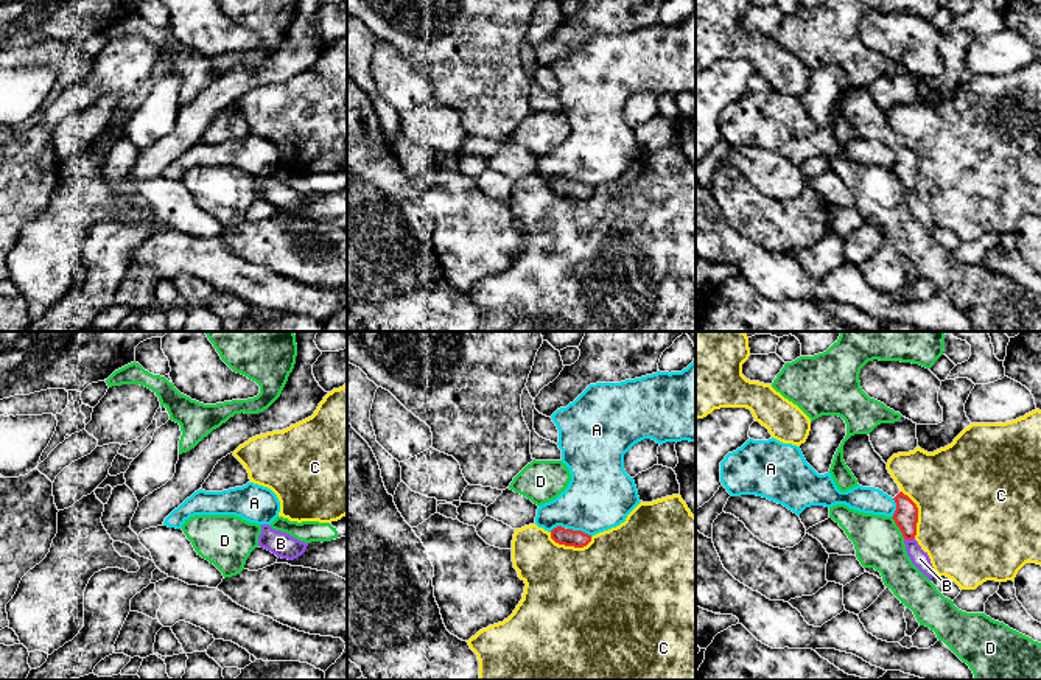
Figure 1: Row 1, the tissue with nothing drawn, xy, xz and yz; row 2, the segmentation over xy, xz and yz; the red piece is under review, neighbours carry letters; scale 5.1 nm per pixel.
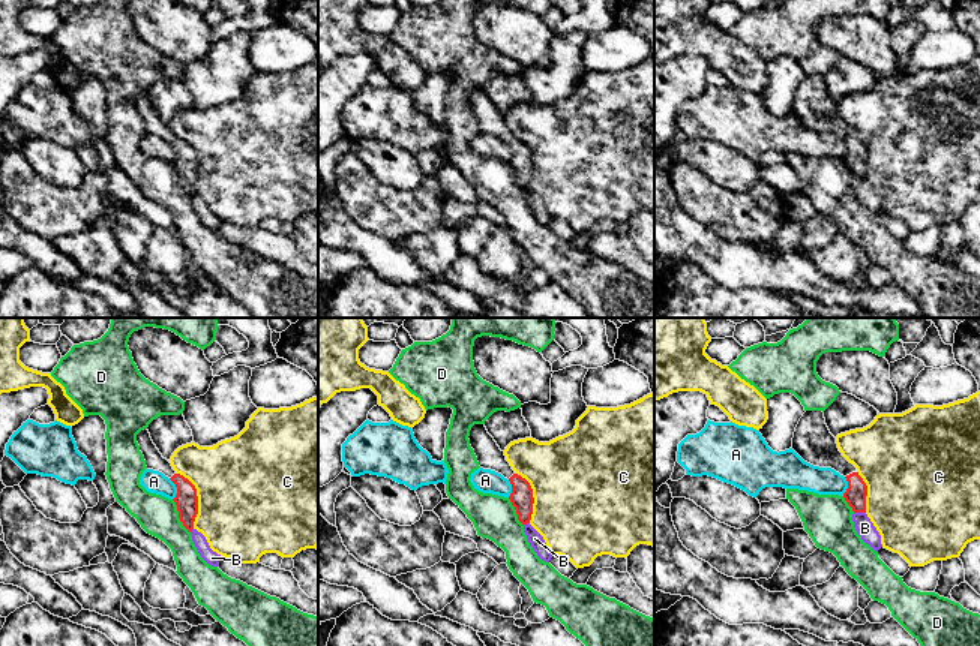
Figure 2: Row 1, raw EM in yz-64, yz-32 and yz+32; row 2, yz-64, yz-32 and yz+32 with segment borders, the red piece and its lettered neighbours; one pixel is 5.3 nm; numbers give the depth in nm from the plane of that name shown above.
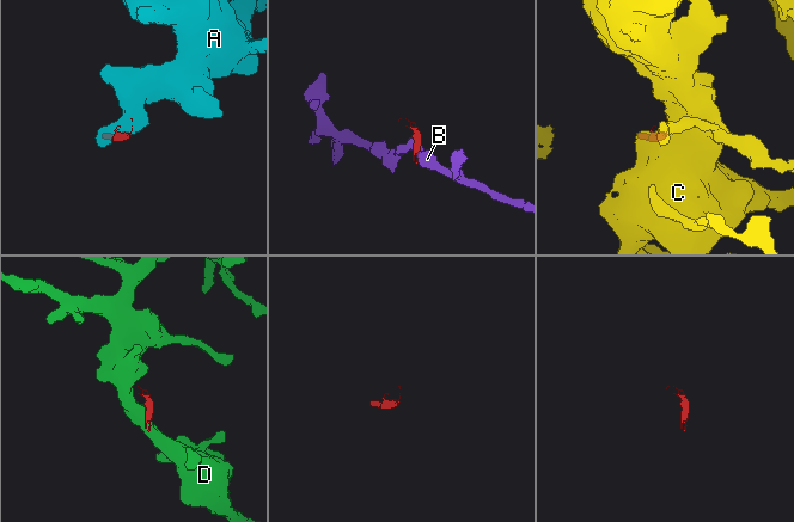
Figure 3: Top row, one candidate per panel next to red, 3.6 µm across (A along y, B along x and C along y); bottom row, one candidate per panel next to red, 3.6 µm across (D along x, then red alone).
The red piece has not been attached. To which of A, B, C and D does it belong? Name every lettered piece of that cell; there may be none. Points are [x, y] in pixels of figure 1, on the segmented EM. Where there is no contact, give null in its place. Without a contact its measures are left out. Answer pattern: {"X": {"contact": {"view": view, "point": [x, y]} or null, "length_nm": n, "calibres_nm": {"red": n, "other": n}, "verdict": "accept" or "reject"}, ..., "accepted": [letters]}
{"A": {"contact": {"view": "xz", "point": [579, 531]}, "length_nm": 140, "calibres_nm": {"red": 90, "other": 340}, "verdict": "reject"}, "B": {"contact": {"view": "yz", "point": [909, 539]}, "length_nm": 60, "calibres_nm": {"red": 130, "other": 90}, "verdict": "reject"}, "C": {"contact": {"view": "xz", "point": [570, 545]}, "length_nm": 220, "calibres_nm": {"red": 90, "other": 480}, "verdict": "reject"}, "D": {"contact": {"view": "yz", "point": [898, 526]}, "length_nm": 130, "calibres_nm": {"red": 130, "other": 260}, "verdict": "reject"}, "accepted": []}

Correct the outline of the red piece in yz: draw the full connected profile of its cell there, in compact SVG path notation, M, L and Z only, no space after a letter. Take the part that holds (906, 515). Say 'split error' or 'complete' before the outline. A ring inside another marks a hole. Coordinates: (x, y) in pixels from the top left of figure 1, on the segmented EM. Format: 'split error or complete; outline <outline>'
split error; outline M854 434L843 445L843 461L851 470L857 484L875 487L892 496L896 503L893 520L903 537L912 540L917 535L918 507L901 492L887 470L887 464L875 451L868 434Z

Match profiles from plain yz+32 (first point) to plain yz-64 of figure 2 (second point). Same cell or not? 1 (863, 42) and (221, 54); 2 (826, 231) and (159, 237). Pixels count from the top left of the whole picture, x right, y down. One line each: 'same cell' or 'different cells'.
1: different cells
2: different cells

